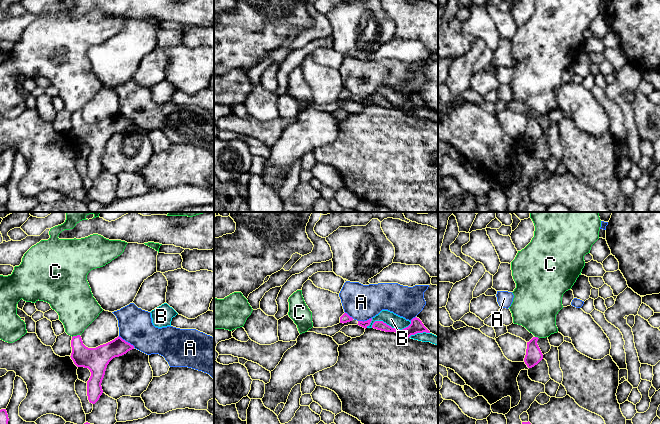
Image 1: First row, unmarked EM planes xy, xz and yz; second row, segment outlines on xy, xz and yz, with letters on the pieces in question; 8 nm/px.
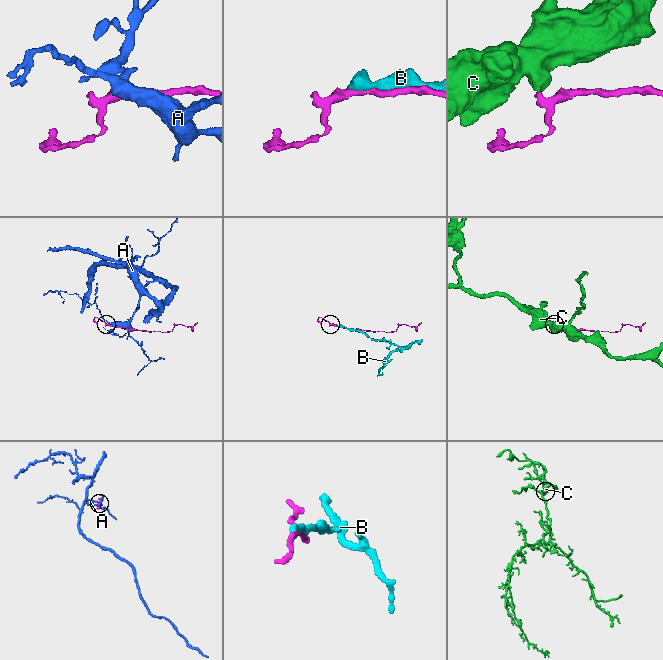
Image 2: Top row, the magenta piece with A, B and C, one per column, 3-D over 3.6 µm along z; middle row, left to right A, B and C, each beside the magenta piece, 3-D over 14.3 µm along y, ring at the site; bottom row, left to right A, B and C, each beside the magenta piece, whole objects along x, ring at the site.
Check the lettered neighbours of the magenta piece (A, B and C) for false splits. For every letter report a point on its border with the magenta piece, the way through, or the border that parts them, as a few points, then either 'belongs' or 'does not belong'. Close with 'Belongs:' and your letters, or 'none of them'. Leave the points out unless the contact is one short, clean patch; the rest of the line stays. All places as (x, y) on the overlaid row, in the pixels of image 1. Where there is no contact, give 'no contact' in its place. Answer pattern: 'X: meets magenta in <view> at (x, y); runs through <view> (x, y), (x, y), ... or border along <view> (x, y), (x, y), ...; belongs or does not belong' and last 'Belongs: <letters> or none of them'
A: meets magenta in xy at (125, 341); does not belong
B: meets magenta in xz at (389, 326); does not belong
C: meets magenta in xy at (75, 336); border along xy (79, 334), (72, 337); does not belong
Belongs: none of them

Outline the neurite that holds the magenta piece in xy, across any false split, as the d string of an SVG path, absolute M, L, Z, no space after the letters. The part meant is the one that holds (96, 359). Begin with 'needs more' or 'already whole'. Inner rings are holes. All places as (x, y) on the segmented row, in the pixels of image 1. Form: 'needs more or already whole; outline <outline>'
already whole; outline M80 335L71 340L71 359L77 367L88 368L91 376L87 381L87 396L90 403L95 404L103 393L102 380L109 362L134 349L134 346L117 337L114 340L96 348L88 348L83 344Z

